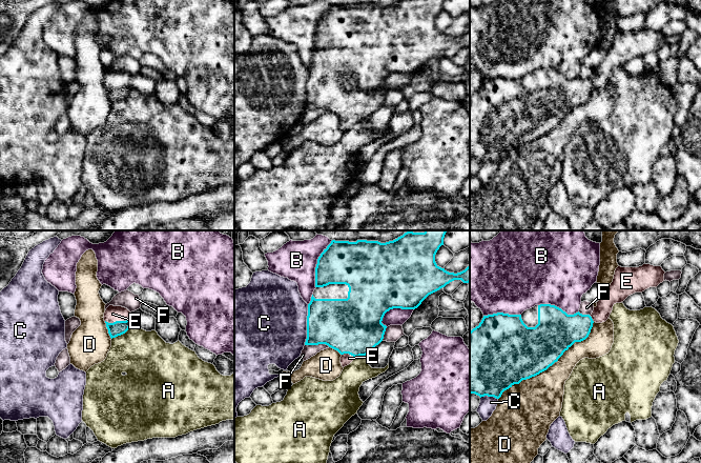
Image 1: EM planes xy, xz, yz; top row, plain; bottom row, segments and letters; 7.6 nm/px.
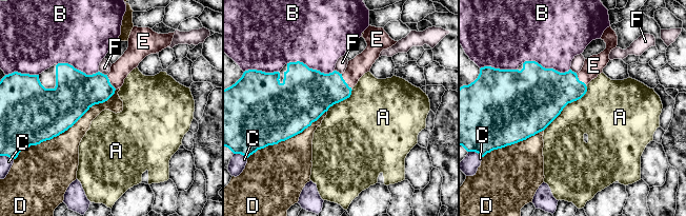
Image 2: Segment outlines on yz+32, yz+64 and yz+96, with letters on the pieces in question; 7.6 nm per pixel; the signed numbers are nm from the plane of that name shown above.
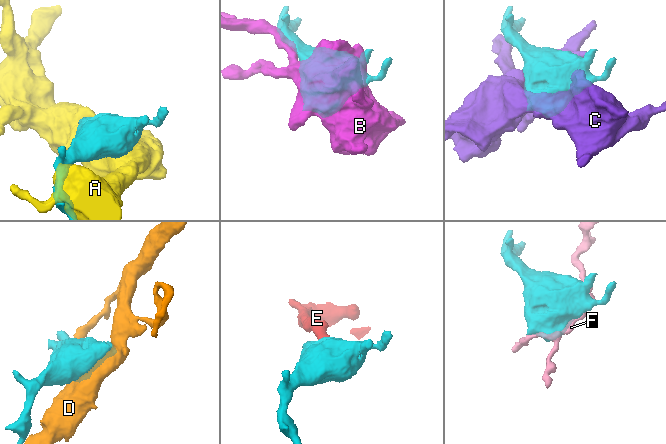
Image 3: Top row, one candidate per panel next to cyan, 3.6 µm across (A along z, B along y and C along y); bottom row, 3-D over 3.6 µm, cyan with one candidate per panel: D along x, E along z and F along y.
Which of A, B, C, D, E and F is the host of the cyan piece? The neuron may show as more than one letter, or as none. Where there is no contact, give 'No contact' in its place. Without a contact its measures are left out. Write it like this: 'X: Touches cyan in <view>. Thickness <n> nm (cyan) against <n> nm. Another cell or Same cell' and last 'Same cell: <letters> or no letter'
A: Touches cyan in xy. Thickness 110 nm (cyan) against 380 nm. Another cell
B: Touches cyan in xz. Thickness 340 nm (cyan) against 300 nm. Another cell
C: Touches cyan in xz. Thickness 380 nm (cyan) against 500 nm. Another cell
D: Touches cyan in yz. Thickness 420 nm (cyan) against 340 nm. Another cell
E: Touches cyan in xy. Thickness 110 nm (cyan) against 120 nm. Same cell
F: Touches cyan in xz. Thickness 400 nm (cyan) against 100 nm. Another cell
Same cell: E

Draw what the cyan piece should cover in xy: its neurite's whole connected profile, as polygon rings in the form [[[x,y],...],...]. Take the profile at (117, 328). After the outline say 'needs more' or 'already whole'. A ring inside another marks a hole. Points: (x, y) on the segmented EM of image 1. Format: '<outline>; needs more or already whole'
[[[109,305],[104,313],[104,321],[110,338],[125,334],[132,324],[128,317],[130,311],[122,306]]]; needs more

